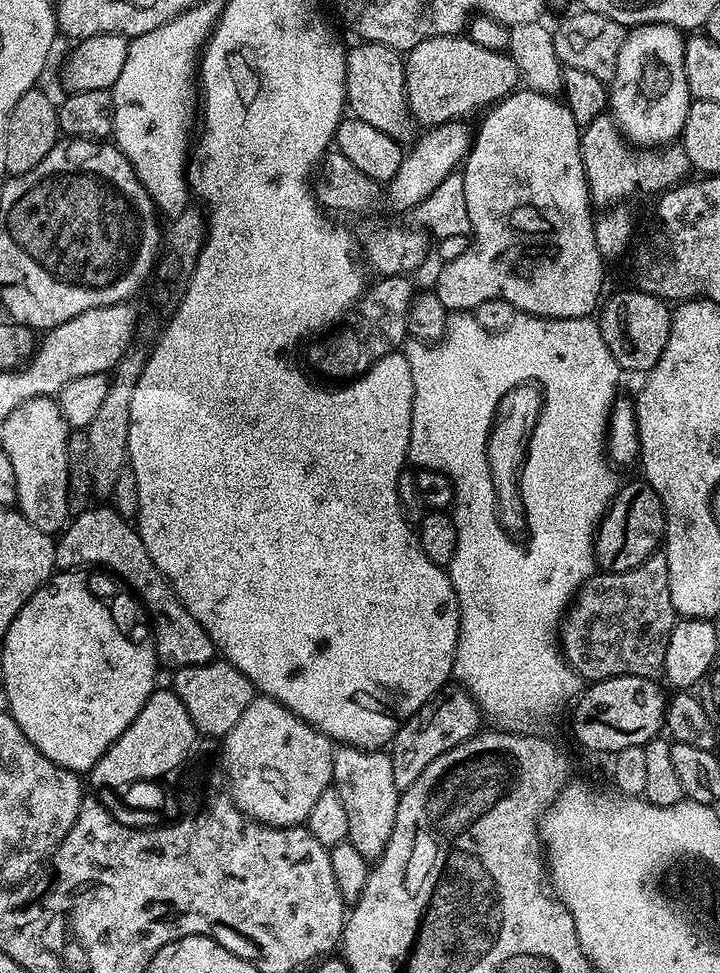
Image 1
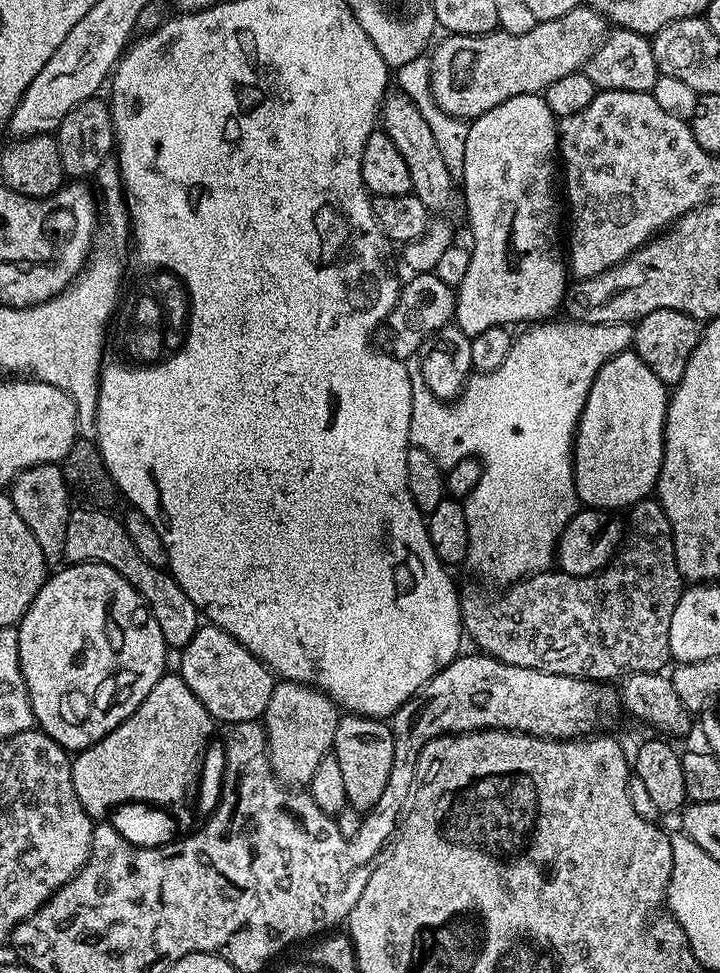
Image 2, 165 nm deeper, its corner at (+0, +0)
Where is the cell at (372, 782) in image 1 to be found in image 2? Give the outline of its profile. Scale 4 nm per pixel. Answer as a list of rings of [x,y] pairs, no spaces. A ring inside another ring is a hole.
[[[341,715],[334,734],[332,752],[338,758],[338,767],[346,781],[346,798],[349,805],[360,812],[368,812],[382,801],[382,790],[390,779],[390,762],[394,762],[392,729],[383,719],[374,716]]]

